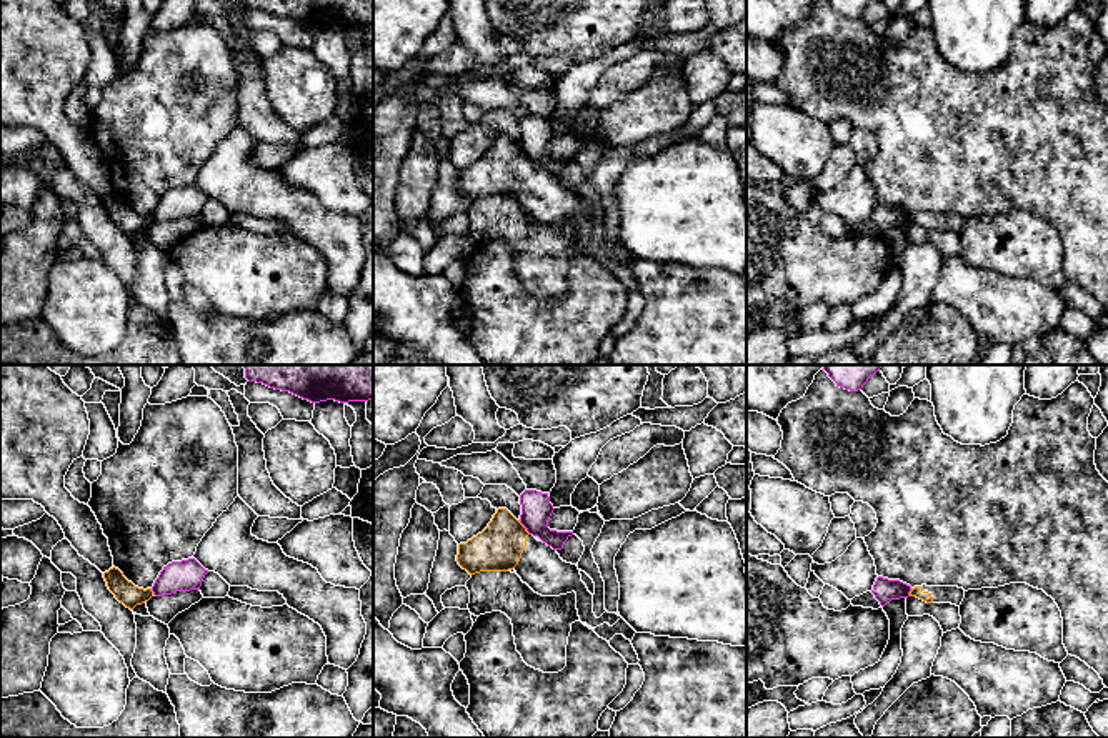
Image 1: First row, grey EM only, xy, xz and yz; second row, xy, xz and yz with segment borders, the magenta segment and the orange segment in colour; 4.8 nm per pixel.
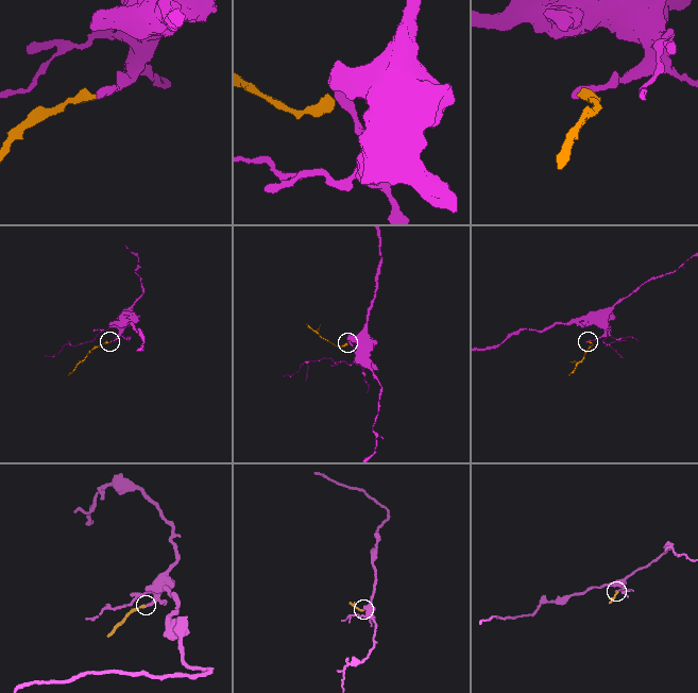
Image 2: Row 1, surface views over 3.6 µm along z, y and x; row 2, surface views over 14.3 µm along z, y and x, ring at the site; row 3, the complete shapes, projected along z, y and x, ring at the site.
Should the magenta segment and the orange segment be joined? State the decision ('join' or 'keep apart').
keep apart

